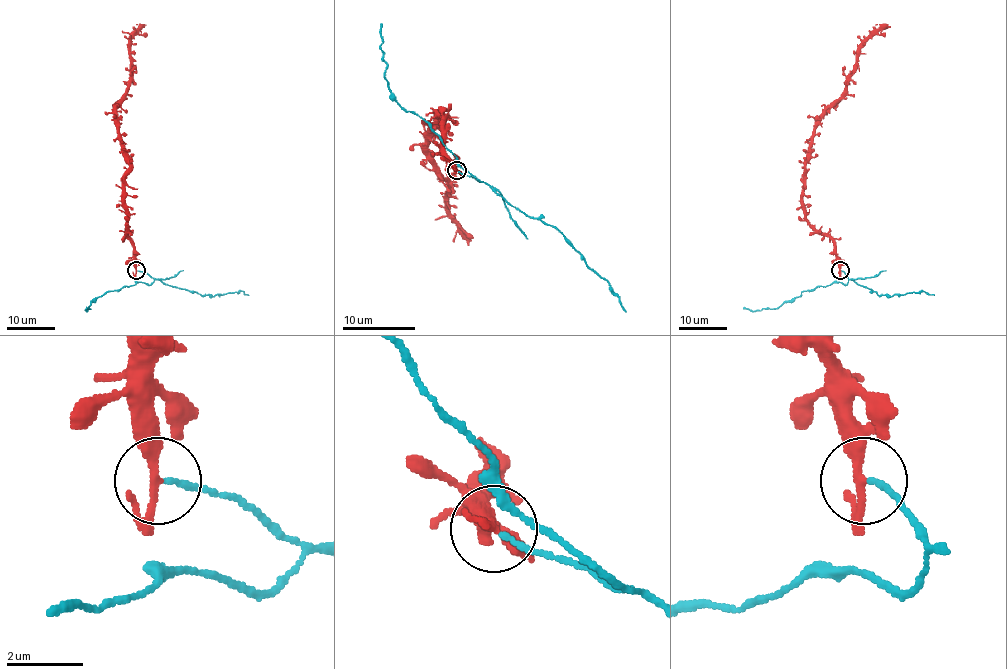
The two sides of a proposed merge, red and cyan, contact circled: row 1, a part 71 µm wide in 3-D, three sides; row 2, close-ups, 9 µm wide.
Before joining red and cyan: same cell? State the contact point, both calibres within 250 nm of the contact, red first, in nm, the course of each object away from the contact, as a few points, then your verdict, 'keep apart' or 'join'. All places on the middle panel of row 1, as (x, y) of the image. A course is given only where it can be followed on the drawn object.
(456, 170) | 240/140 nm | red via (456, 170), (443, 152), (440, 113), (445, 117), (431, 132), (427, 159), (447, 179), (447, 210), (469, 245) | cyan via (458, 172), (483, 183), (458, 162), (418, 115), (396, 101), (385, 75), (381, 24) | keep apart

